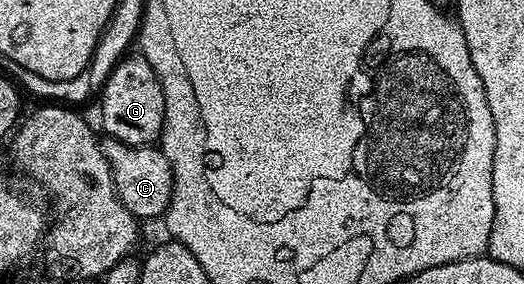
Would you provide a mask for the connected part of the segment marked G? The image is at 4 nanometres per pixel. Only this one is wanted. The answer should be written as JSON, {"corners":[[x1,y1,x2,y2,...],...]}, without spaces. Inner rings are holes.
{"corners":[[142,56,135,57,121,58,108,74,99,95,100,118,107,137,117,138,127,146,146,146,155,143,164,129,164,93,151,64]]}

